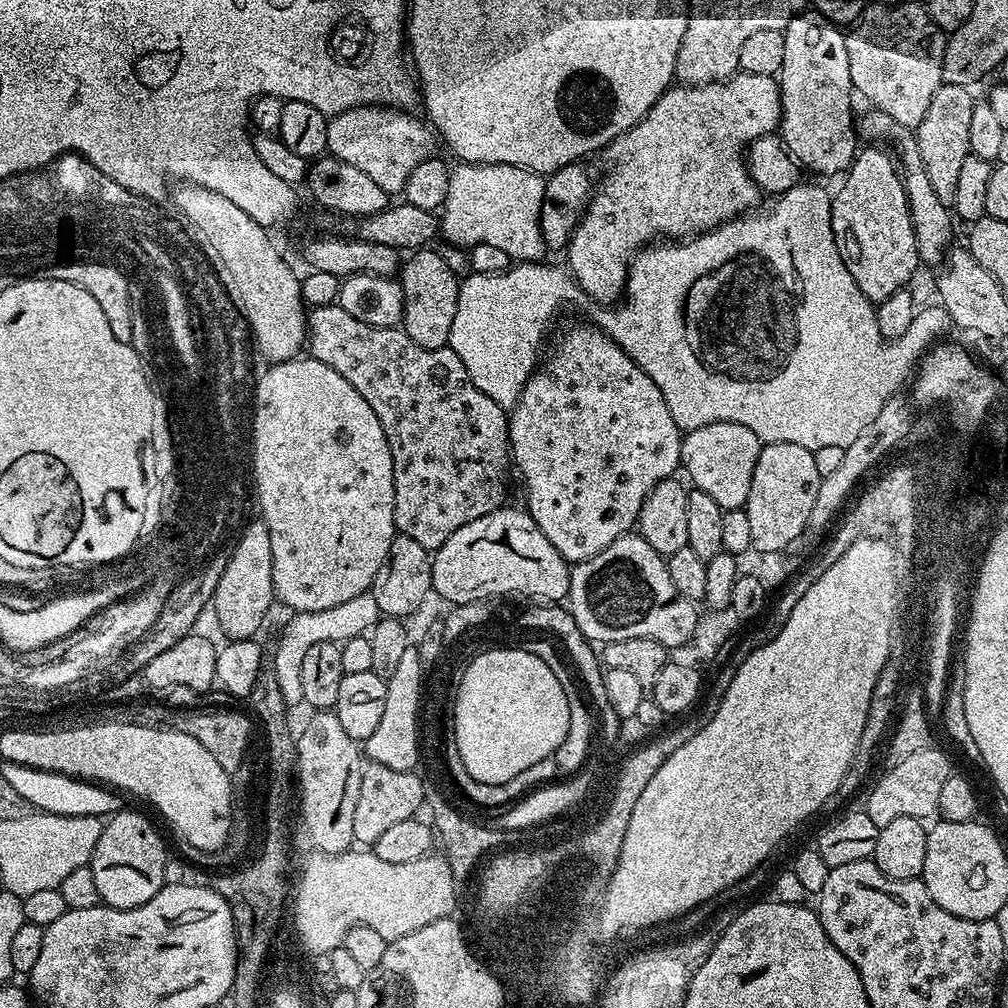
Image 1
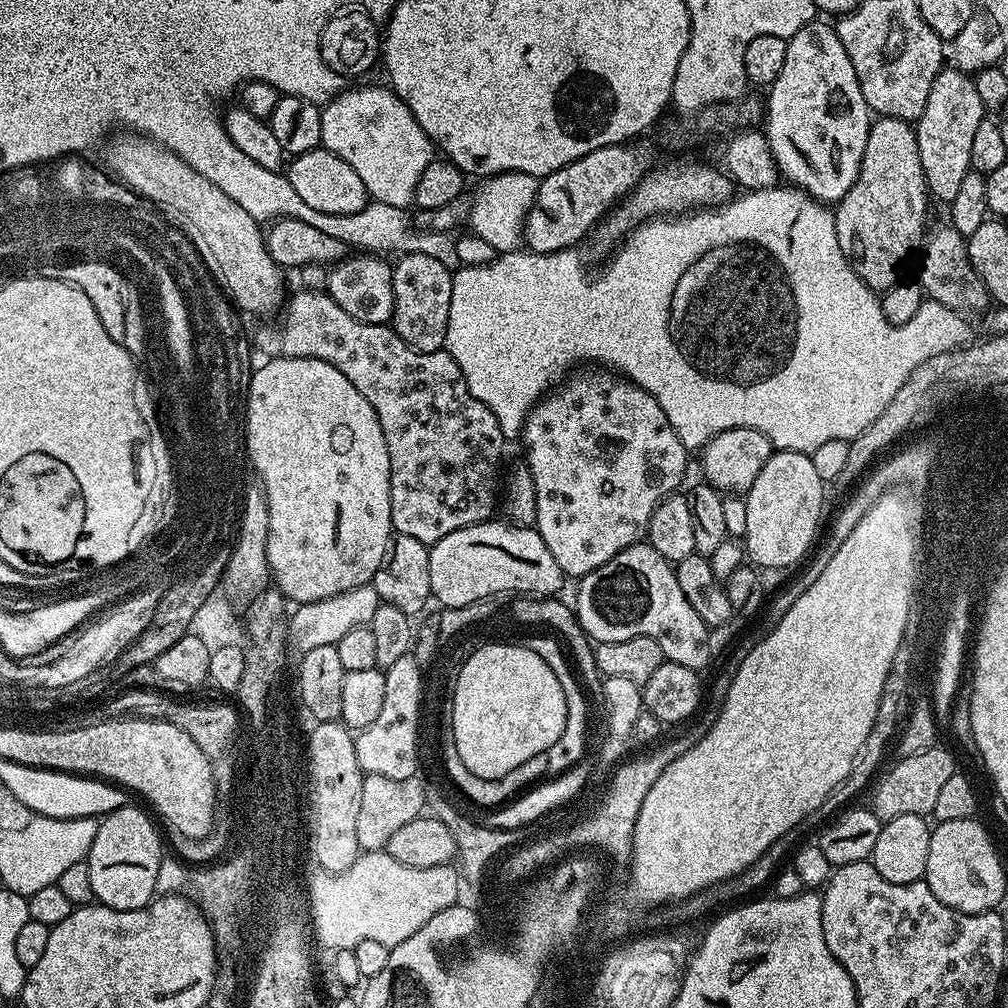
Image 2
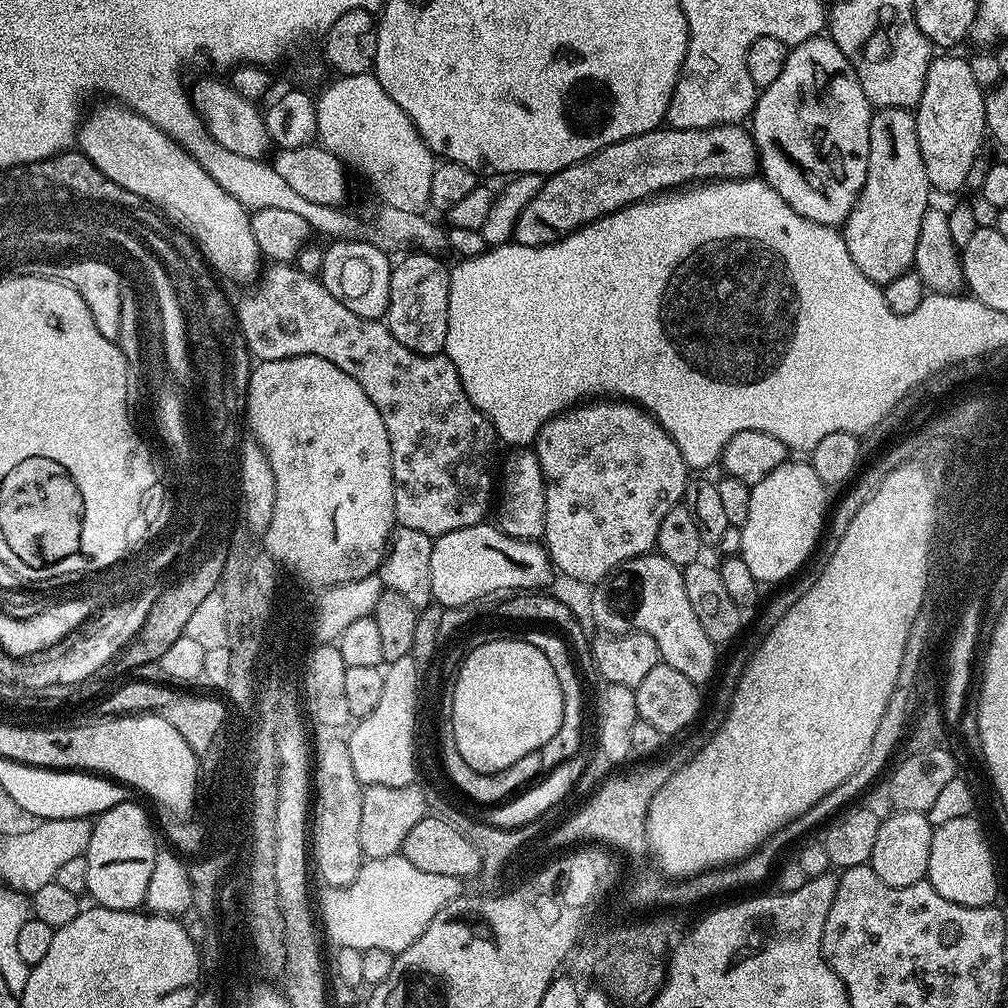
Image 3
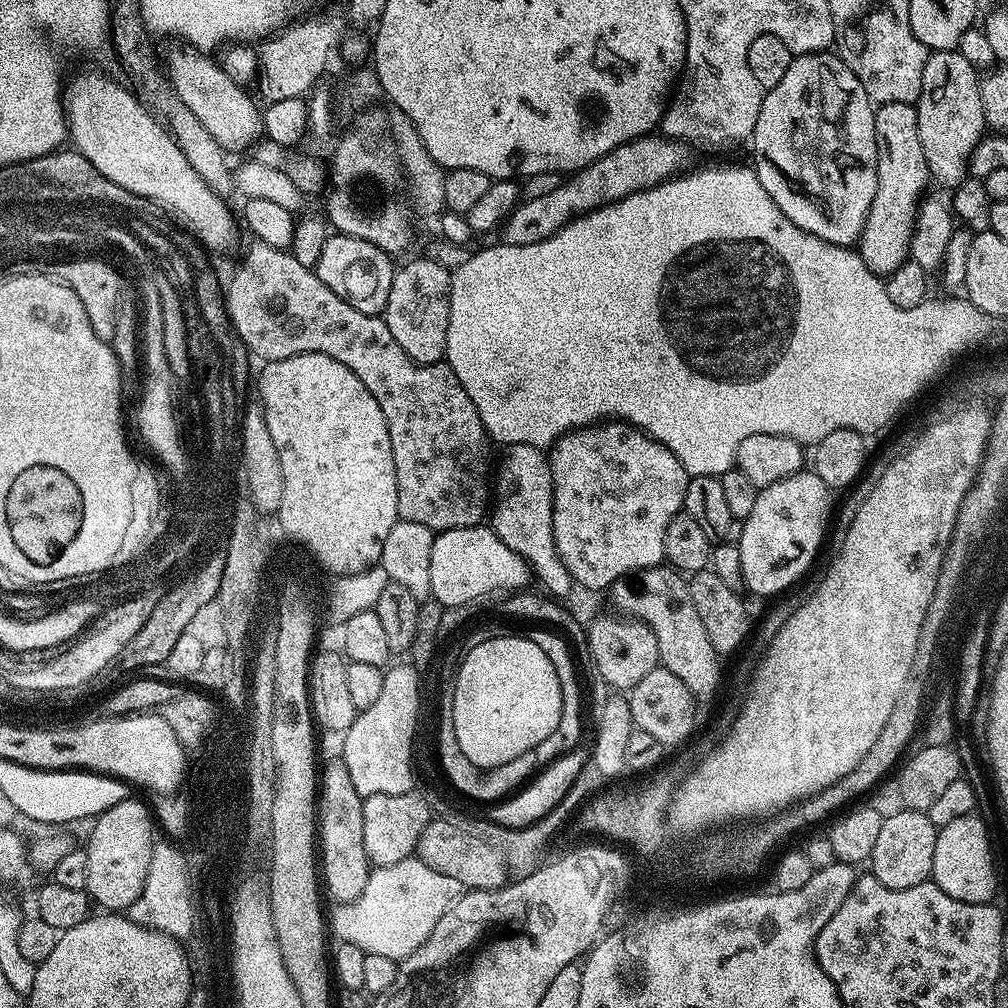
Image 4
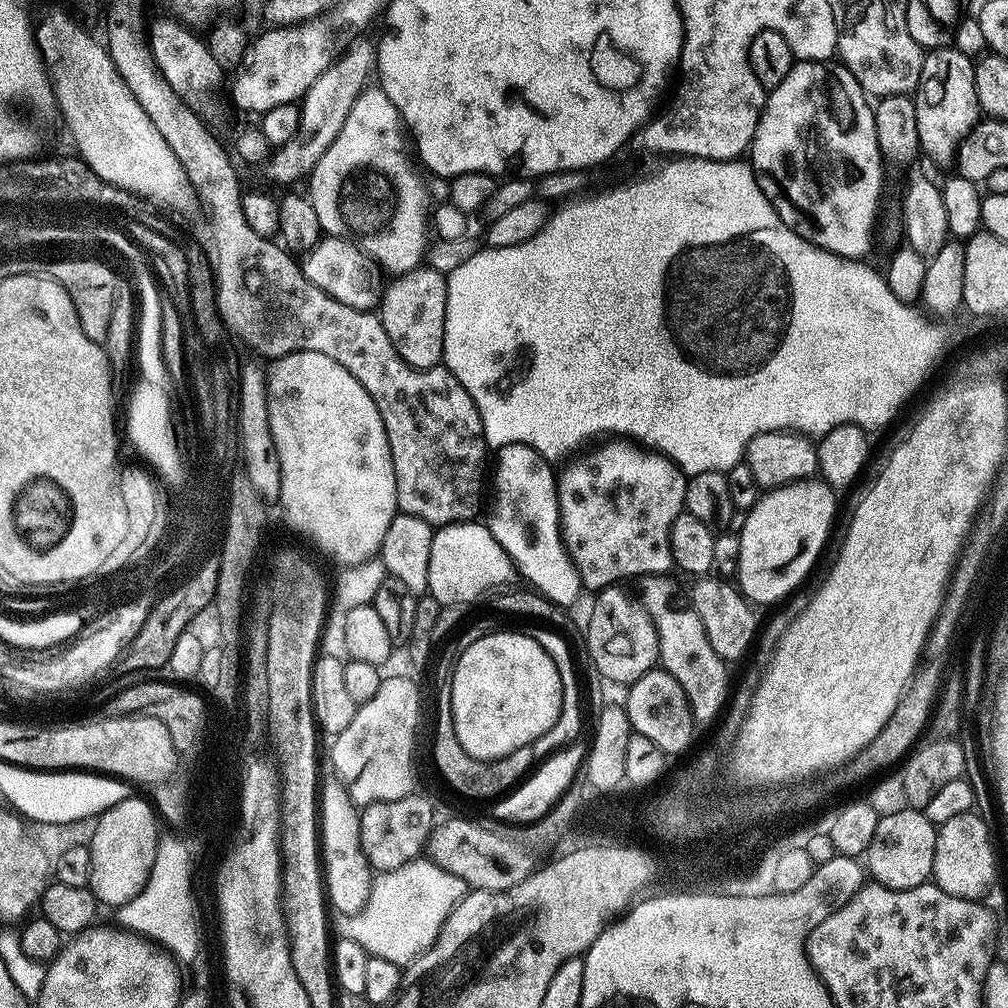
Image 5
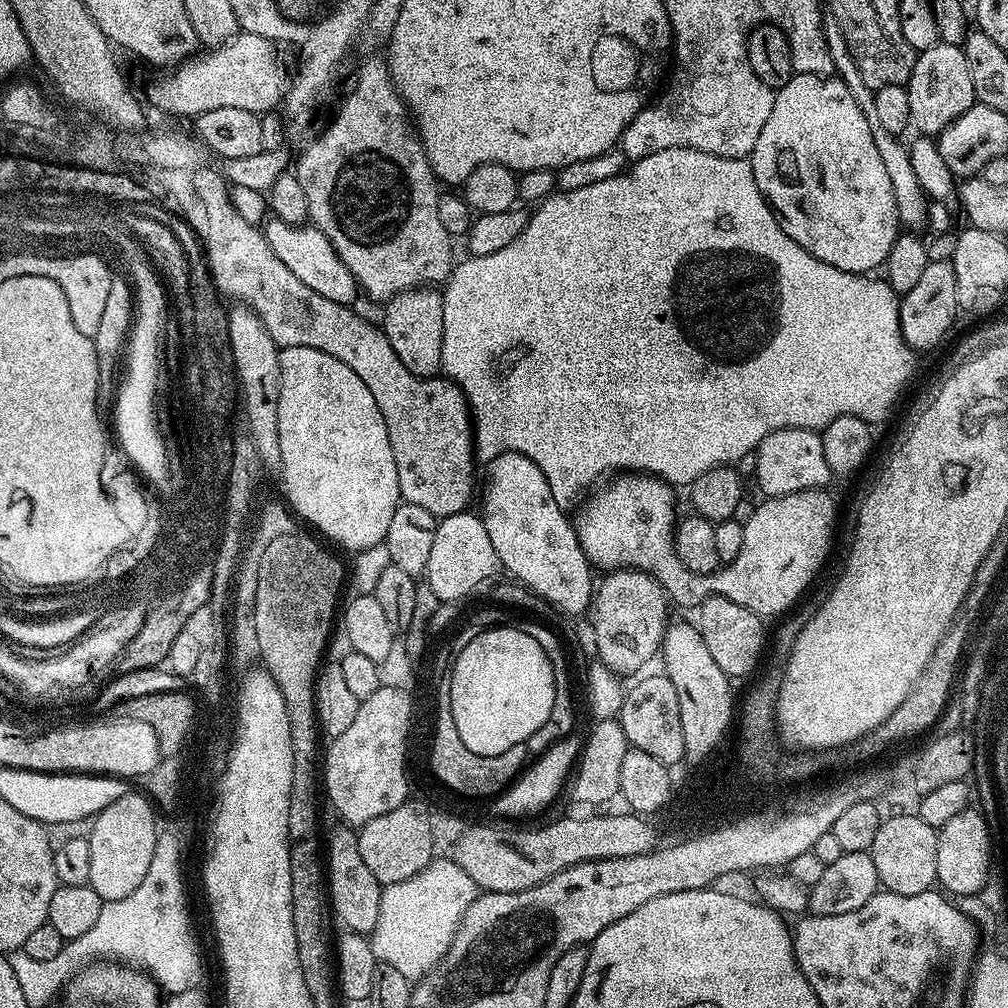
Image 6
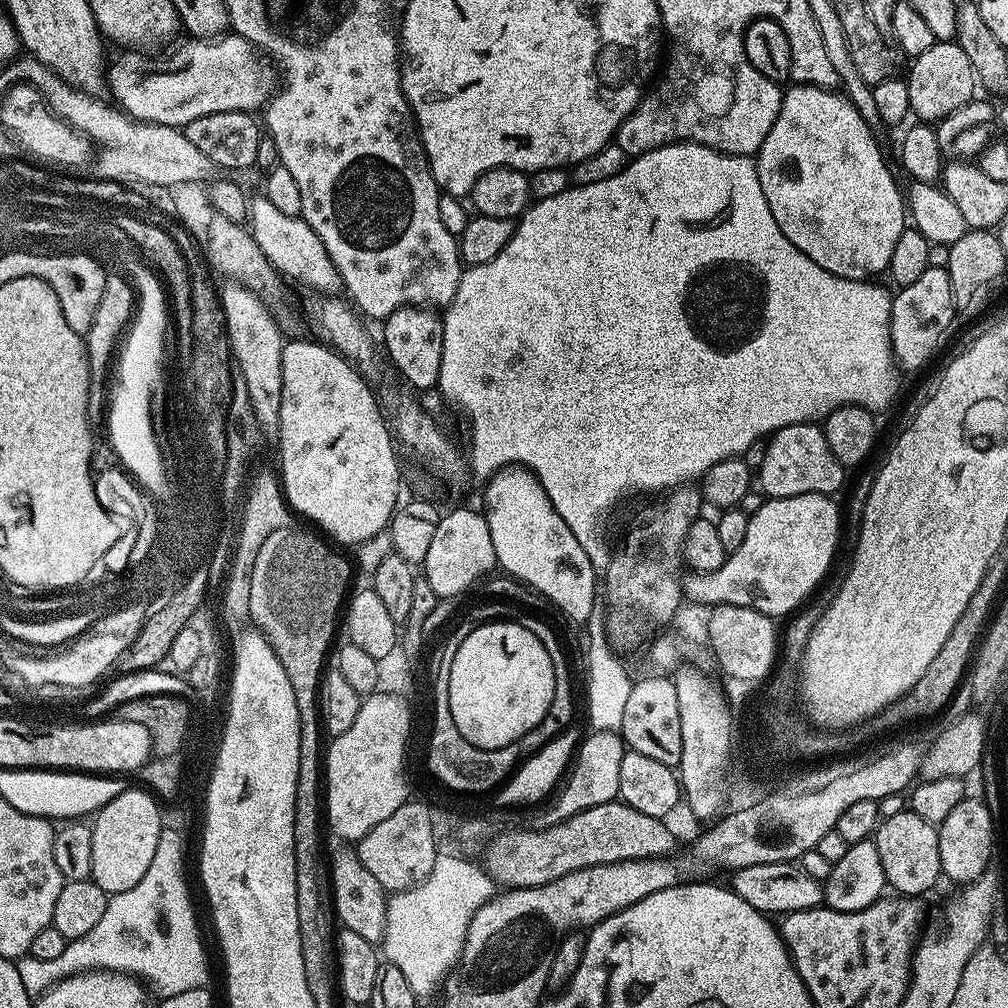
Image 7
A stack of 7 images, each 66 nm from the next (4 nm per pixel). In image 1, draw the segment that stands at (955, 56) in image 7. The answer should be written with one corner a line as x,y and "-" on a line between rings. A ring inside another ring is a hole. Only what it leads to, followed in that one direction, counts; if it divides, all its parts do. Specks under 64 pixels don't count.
941,83
939,87
920,125
914,128
914,135
918,142
918,154
922,154
922,166
930,178
930,186
934,186
934,194
938,194
944,204
951,206
958,191
962,162
966,162
970,154
970,117
974,115
974,97
963,84

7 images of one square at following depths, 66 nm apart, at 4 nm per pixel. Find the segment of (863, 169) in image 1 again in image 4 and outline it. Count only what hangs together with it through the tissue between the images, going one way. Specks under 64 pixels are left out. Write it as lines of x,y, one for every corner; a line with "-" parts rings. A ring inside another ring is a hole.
890,102
881,104
875,109
874,130
878,146
878,190
874,190
874,202
868,211
868,220
864,224
864,234
858,244
858,251
866,267
881,278
887,278
890,273
909,259
912,232
915,229
918,201
923,190
930,184
928,163
922,154
922,138
918,138
918,114
915,104
906,102

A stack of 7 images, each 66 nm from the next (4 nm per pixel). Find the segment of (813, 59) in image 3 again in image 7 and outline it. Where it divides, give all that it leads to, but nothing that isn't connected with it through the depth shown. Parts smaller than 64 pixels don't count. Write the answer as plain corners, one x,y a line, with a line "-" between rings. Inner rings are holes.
793,83
791,87
789,92
783,93
780,112
774,117
770,126
770,134
766,134
766,142
762,142
760,151
755,157
758,178
762,182
762,194
766,194
770,214
774,214
774,222
778,222
782,234
786,234
786,238
790,238
790,242
794,242
794,246
798,246
798,250
802,250
802,254
806,254
814,263
822,266
822,270
826,270
838,278
871,281
879,272
887,273
890,254
894,254
894,245
904,233
906,227
905,193
896,185
896,180
892,177
892,172
888,169
888,164
884,161
884,156
880,153
875,138
872,137
875,136
873,128
868,125
867,119
864,119
858,112
847,95
840,93
839,96
839,91
815,88
812,84

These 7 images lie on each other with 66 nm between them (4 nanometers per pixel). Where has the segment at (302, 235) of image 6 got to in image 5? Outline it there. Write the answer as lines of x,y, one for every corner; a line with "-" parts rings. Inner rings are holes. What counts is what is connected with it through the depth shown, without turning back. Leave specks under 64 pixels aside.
325,235
313,248
307,250
303,259
305,260
302,260
302,267
306,278
330,298
350,306
356,312
366,312
379,305
382,283
380,284
379,278
376,277
377,269
372,261
348,240

